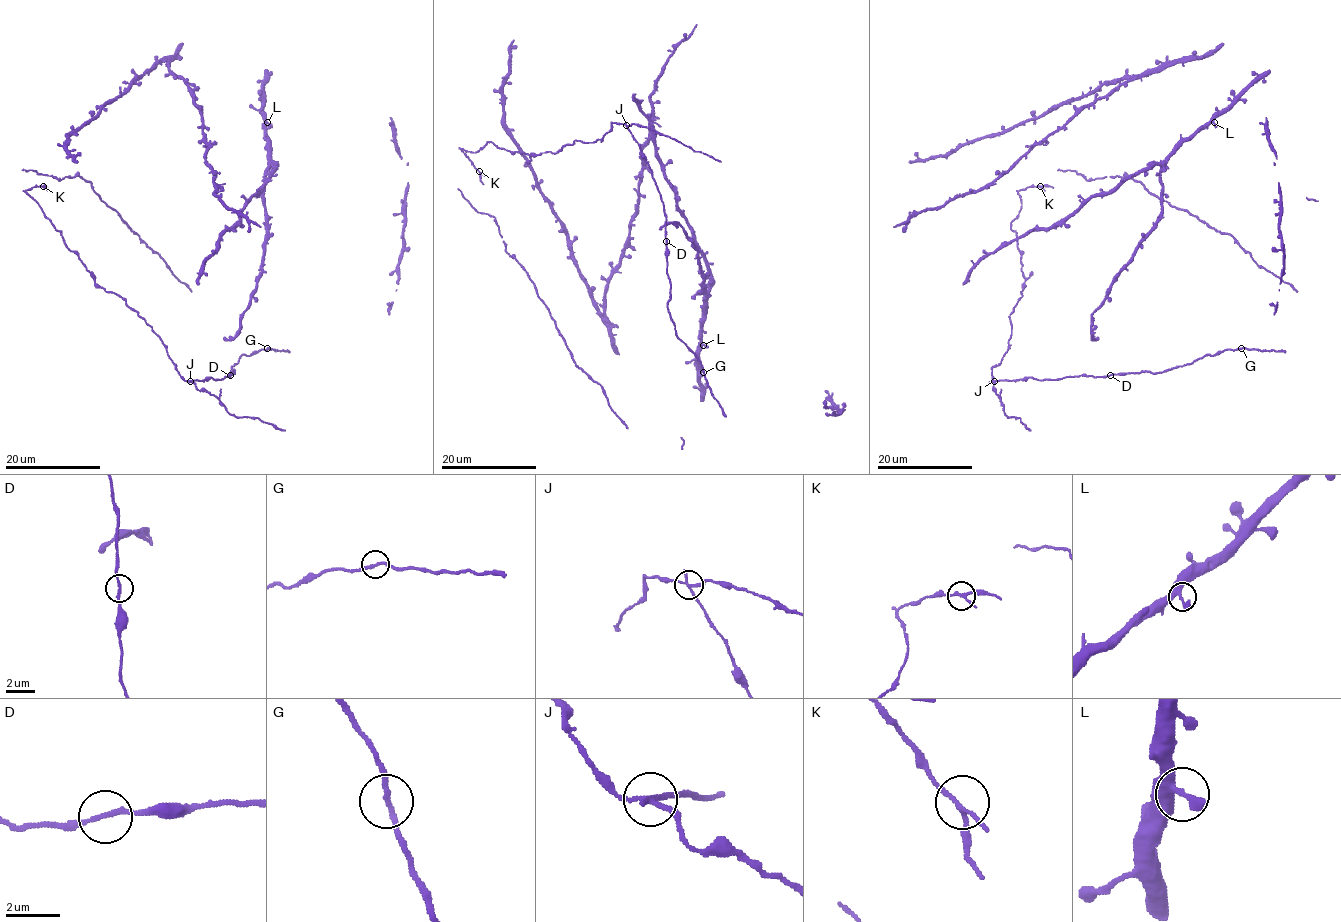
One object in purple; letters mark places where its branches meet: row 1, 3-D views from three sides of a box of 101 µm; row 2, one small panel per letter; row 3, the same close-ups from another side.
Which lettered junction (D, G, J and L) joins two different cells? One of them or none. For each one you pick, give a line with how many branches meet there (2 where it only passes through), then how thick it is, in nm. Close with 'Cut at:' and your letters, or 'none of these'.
J: Branches: 3. Thickness 190 nm
Cut at: J

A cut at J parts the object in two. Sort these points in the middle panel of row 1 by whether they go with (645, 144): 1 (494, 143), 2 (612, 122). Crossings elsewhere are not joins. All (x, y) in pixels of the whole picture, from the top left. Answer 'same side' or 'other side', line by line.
1: other side
2: other side

